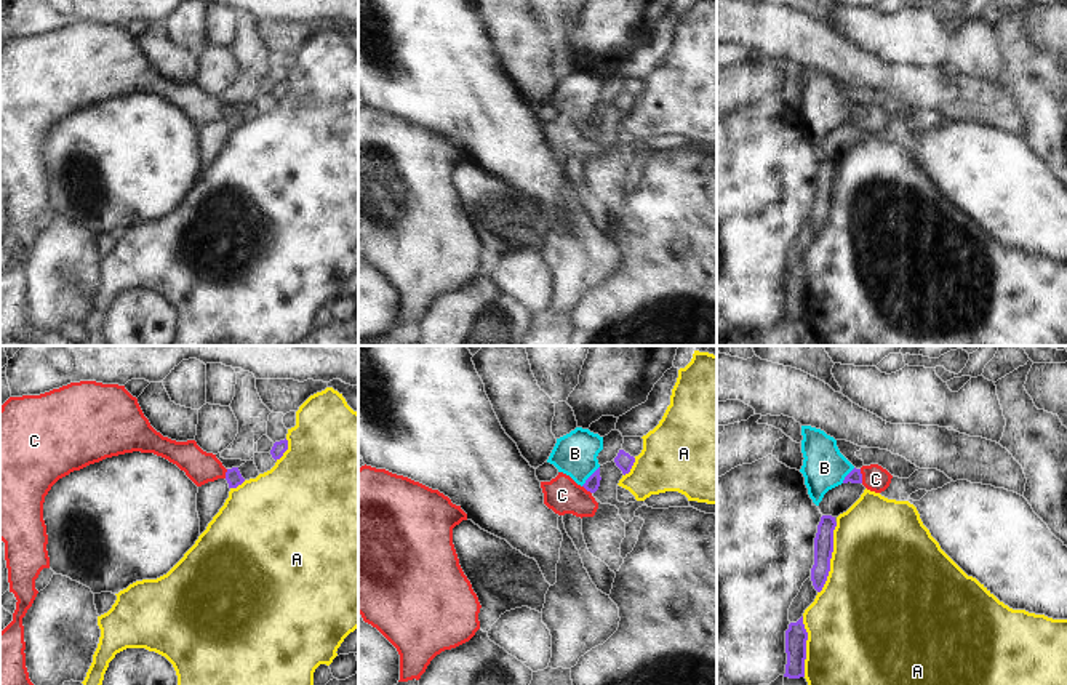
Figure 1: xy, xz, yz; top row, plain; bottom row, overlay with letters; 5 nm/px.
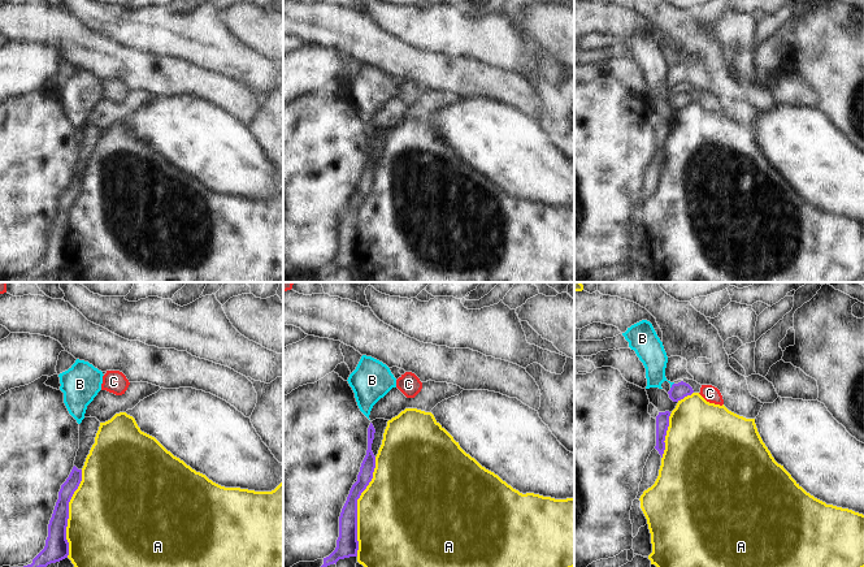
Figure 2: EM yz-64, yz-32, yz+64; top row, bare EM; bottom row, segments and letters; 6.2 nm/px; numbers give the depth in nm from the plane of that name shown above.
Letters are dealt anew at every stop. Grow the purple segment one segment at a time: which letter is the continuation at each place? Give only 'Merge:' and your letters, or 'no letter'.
Merge: no letter

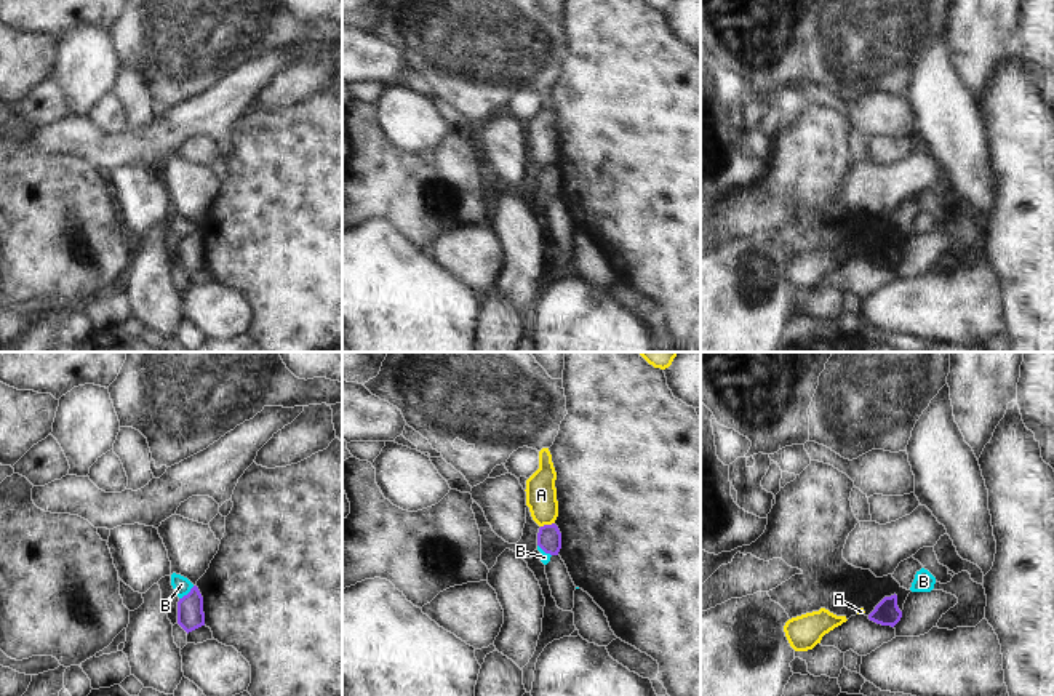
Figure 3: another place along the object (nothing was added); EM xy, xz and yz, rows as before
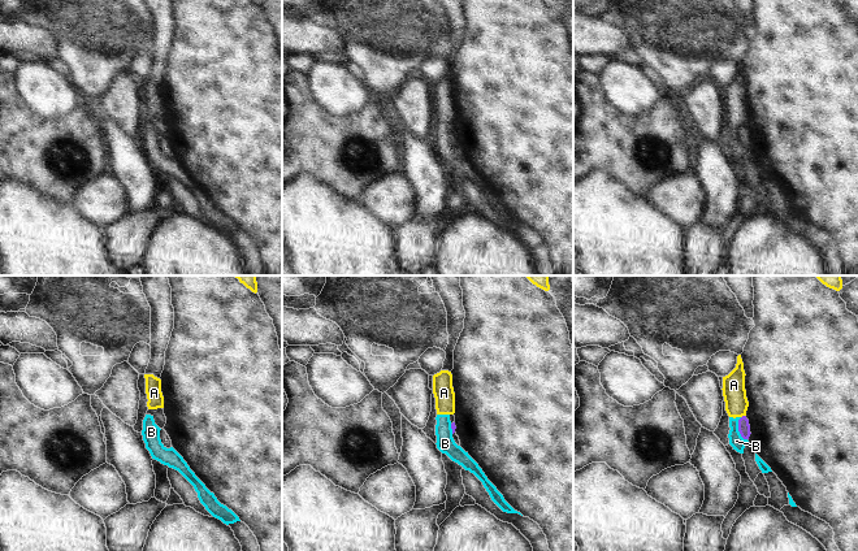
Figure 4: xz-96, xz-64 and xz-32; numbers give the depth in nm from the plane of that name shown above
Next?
Merge: no letter

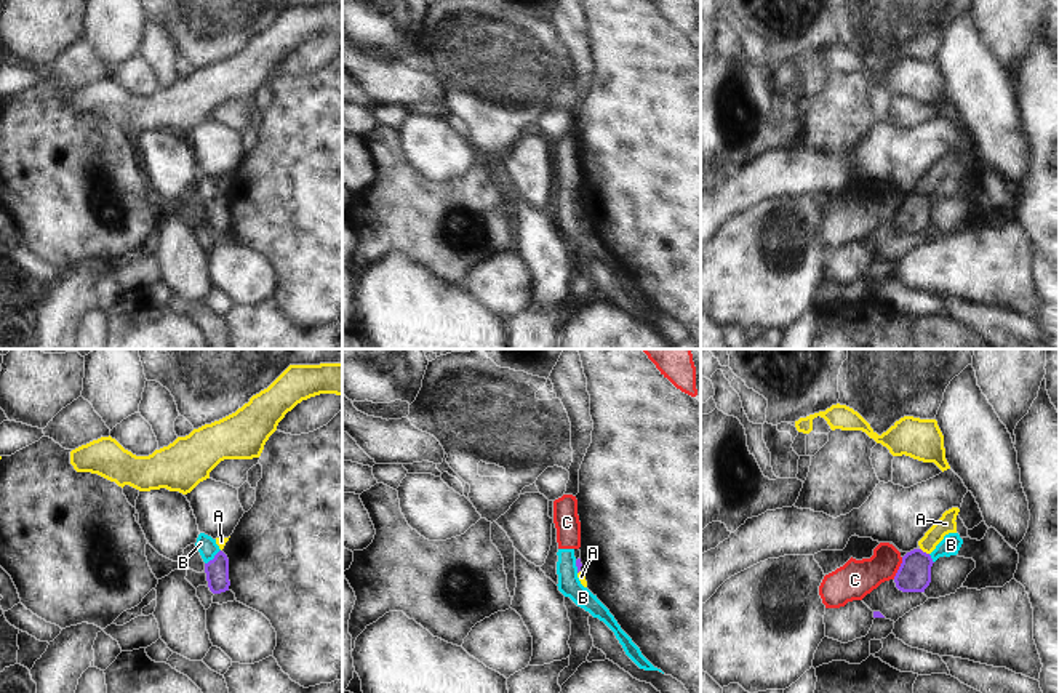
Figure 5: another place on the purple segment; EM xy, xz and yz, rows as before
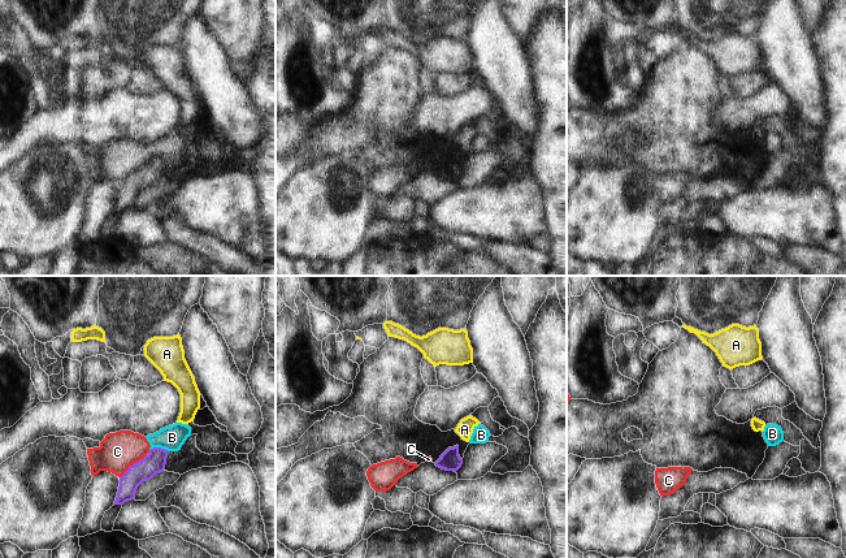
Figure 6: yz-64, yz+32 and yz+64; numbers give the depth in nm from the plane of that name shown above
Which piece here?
Merge: no letter

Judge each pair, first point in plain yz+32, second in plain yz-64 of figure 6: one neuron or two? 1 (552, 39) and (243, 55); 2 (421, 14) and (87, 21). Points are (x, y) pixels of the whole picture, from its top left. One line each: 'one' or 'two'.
1: two
2: two

